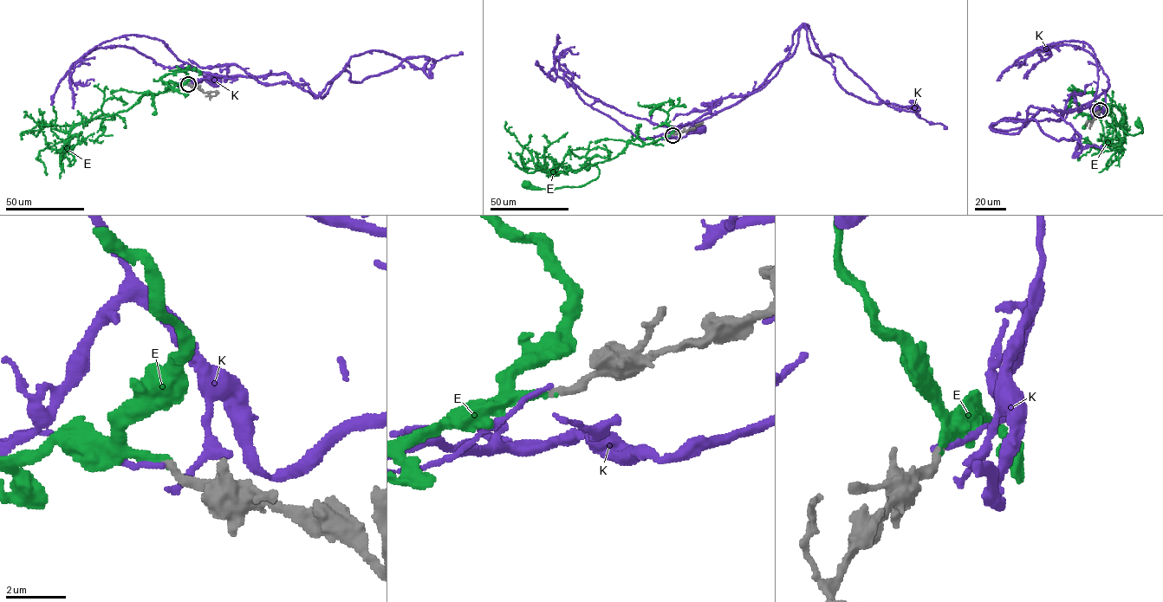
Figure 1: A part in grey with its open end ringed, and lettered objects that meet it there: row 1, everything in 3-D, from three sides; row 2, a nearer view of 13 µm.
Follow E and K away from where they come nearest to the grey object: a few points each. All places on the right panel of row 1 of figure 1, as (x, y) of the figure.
E: (1100, 110), (1102, 108), (1110, 113), (1118, 126), (1128, 133), (1142, 132), (1139, 123)
K: (1100, 110), (1104, 108), (1105, 102), (1103, 113), (1100, 109), (1094, 113)

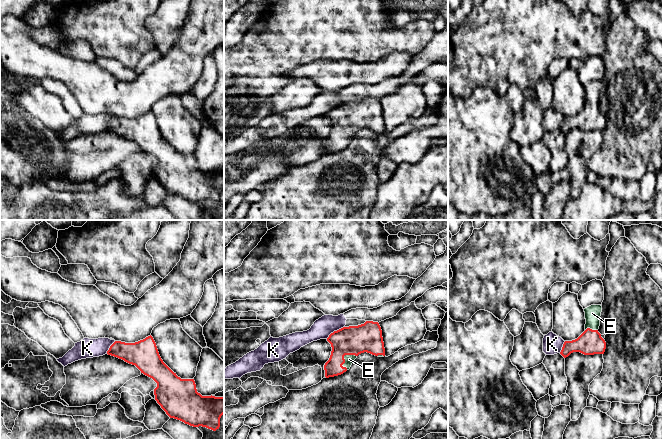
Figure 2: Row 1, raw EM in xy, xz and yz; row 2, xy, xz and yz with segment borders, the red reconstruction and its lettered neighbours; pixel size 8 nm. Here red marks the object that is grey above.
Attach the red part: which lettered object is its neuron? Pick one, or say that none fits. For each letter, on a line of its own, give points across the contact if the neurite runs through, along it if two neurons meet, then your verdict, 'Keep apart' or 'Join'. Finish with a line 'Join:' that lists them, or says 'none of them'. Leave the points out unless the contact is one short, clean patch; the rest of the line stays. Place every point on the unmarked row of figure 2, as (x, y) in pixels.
E: Join
K: Boundary: xz (344, 102), (334, 106), (326, 114). Keep apart
Join: E

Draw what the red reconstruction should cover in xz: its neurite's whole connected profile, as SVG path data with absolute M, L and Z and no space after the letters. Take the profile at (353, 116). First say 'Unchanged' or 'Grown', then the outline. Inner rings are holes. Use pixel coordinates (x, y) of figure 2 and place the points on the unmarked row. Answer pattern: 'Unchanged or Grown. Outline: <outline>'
Grown. Outline: M366 97L358 102L343 103L329 111L332 127L324 141L325 153L334 153L350 145L361 129L385 132L382 106L378 98Z

